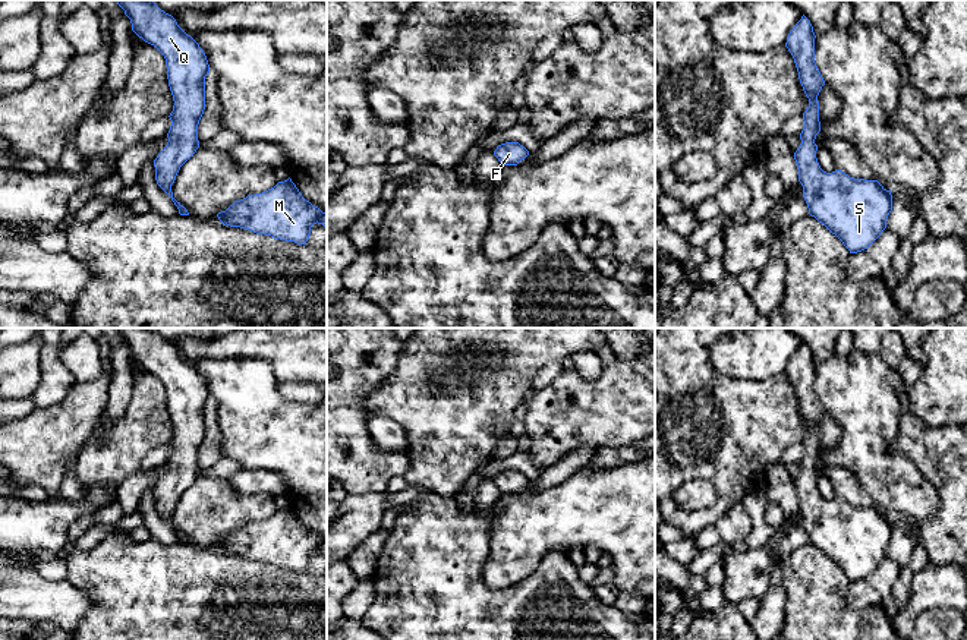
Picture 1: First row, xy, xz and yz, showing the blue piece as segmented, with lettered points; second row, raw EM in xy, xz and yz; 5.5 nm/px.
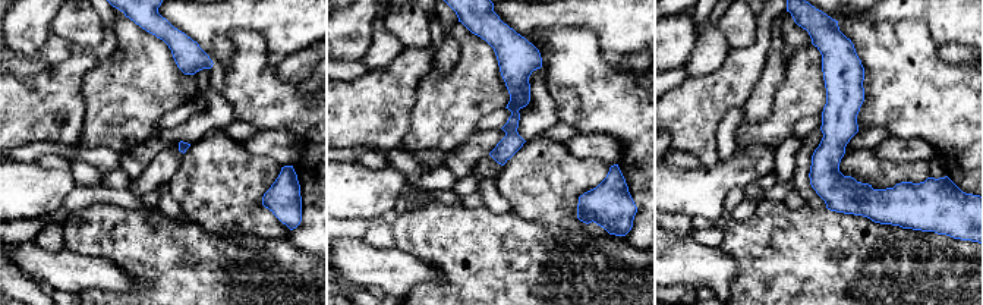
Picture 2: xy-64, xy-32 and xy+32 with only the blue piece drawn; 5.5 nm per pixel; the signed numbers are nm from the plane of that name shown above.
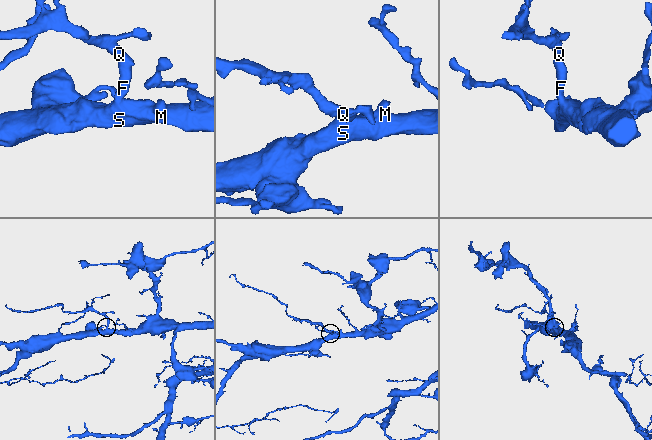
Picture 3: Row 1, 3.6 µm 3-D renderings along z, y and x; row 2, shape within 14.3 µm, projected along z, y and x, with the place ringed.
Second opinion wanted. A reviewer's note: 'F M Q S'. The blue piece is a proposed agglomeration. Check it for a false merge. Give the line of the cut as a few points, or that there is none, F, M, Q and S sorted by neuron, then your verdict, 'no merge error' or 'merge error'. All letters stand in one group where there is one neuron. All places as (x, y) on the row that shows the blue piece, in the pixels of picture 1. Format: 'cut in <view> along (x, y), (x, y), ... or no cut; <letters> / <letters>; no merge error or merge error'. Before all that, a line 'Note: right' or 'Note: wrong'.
Note: right
no cut; F M Q S; no merge error

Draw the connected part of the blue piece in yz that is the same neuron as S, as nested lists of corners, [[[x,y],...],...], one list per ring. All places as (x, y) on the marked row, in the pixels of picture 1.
[[[803,15],[787,37],[809,107],[803,113],[801,144],[794,152],[809,214],[835,234],[850,253],[867,249],[886,228],[892,195],[878,180],[854,179],[820,168],[815,144],[820,132],[818,95],[825,81],[815,63],[815,32]]]

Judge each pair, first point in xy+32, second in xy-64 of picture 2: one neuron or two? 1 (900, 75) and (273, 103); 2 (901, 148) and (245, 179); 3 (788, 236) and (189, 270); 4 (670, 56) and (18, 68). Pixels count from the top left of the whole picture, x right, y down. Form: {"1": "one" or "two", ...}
{"1": "one", "2": "two", "3": "one", "4": "two"}

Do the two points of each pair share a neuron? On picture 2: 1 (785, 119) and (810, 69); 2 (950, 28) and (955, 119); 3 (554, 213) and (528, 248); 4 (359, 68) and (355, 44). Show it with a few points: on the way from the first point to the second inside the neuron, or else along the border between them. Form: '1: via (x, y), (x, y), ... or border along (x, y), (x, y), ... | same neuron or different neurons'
1: via (788, 107), (802, 93), (803, 81) | same neuron
2: border along (916, 19), (925, 25), (938, 46) | different neurons
3: border along (513, 211), (542, 223), (570, 222), (580, 225) | different neurons
4: border along (342, 59), (361, 60) | different neurons

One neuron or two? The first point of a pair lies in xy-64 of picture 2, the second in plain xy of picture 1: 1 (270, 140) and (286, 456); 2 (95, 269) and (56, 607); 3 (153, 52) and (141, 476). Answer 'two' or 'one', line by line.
1: two
2: one
3: two

